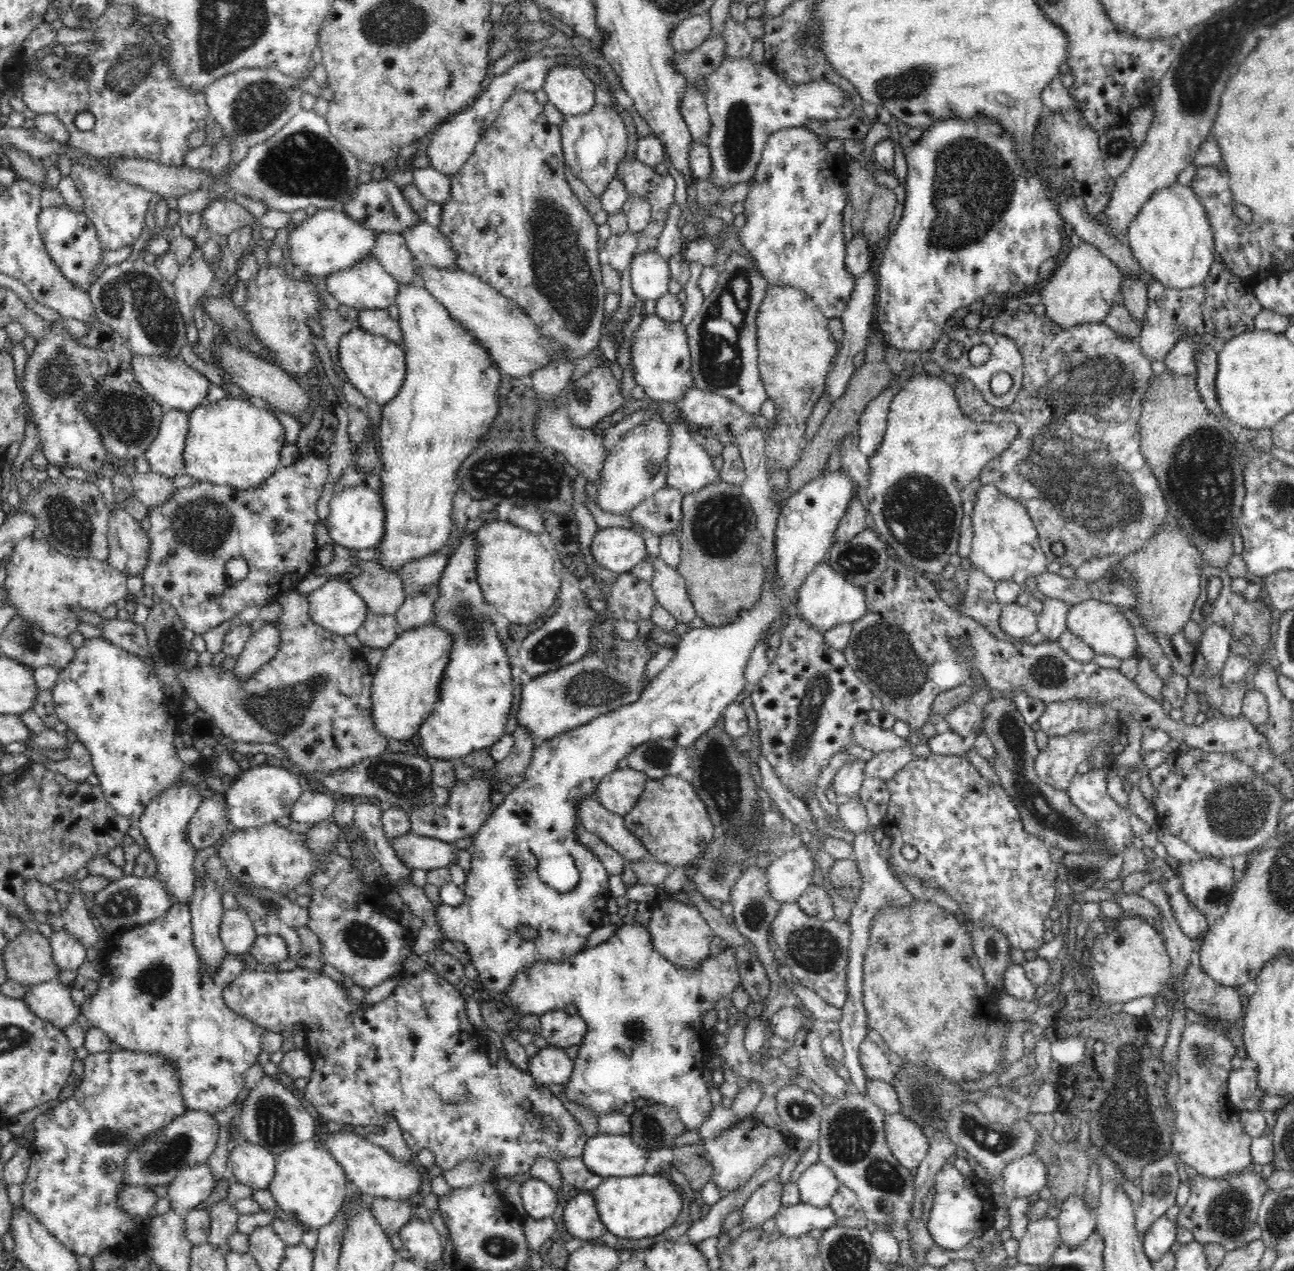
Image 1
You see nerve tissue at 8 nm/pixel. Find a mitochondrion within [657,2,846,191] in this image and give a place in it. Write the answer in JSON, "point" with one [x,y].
{"point":[738,151]}

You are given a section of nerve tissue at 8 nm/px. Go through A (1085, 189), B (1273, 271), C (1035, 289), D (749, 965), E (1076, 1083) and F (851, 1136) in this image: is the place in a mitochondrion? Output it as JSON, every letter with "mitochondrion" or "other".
{"A":"other","B":"other","C":"other","D":"other","E":"other","F":"mitochondrion"}

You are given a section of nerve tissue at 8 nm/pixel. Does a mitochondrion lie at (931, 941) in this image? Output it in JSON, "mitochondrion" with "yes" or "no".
{"mitochondrion":"no"}

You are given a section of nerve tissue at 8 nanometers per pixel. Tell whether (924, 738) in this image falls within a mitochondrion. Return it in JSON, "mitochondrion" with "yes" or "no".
{"mitochondrion":"no"}

